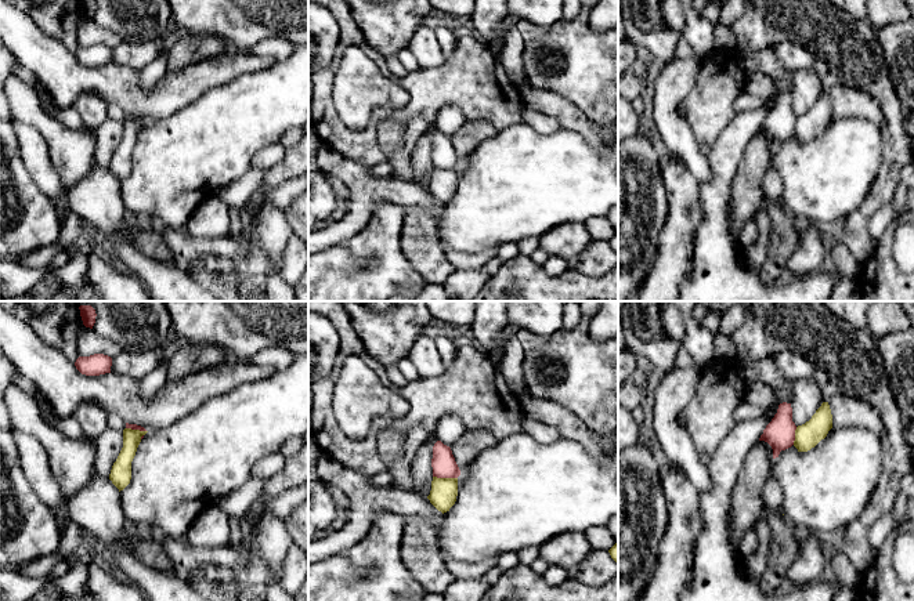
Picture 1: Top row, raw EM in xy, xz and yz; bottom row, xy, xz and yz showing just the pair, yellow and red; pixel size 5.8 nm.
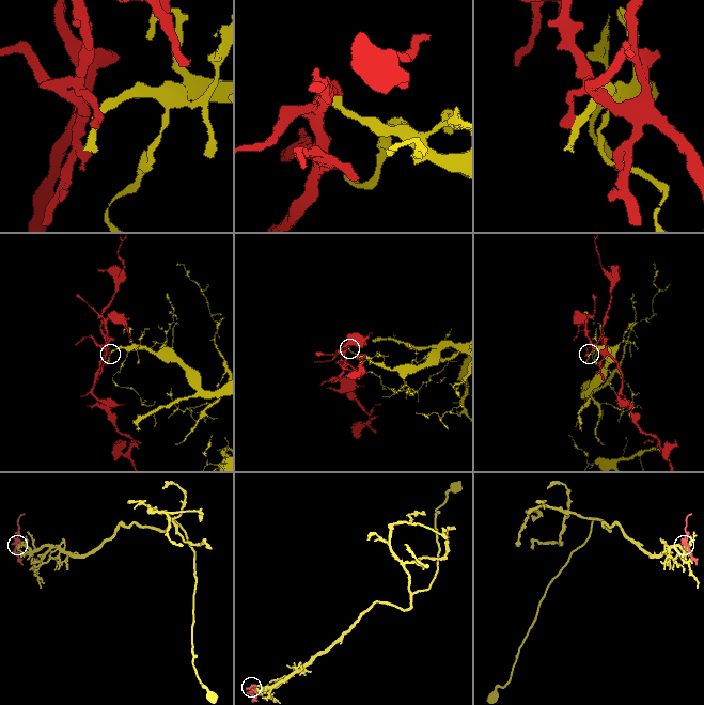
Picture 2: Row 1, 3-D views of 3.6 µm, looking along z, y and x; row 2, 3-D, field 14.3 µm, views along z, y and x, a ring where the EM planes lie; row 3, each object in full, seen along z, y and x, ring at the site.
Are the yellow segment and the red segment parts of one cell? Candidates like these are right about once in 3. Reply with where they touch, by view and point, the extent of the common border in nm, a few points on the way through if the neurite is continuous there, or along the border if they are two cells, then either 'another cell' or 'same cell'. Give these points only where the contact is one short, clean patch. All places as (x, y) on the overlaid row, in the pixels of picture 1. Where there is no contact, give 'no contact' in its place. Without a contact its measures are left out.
contact xz (445, 478); length 140 nm; border xz (433, 475), (456, 478); another cell

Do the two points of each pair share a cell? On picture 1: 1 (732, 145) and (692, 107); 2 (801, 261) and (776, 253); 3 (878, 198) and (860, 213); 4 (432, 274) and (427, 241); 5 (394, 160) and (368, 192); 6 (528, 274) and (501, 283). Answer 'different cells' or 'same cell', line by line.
1: different cells
2: different cells
3: same cell
4: same cell
5: different cells
6: same cell

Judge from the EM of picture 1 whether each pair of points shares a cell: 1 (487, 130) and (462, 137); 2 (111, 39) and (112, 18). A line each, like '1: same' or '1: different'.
1: same
2: different

